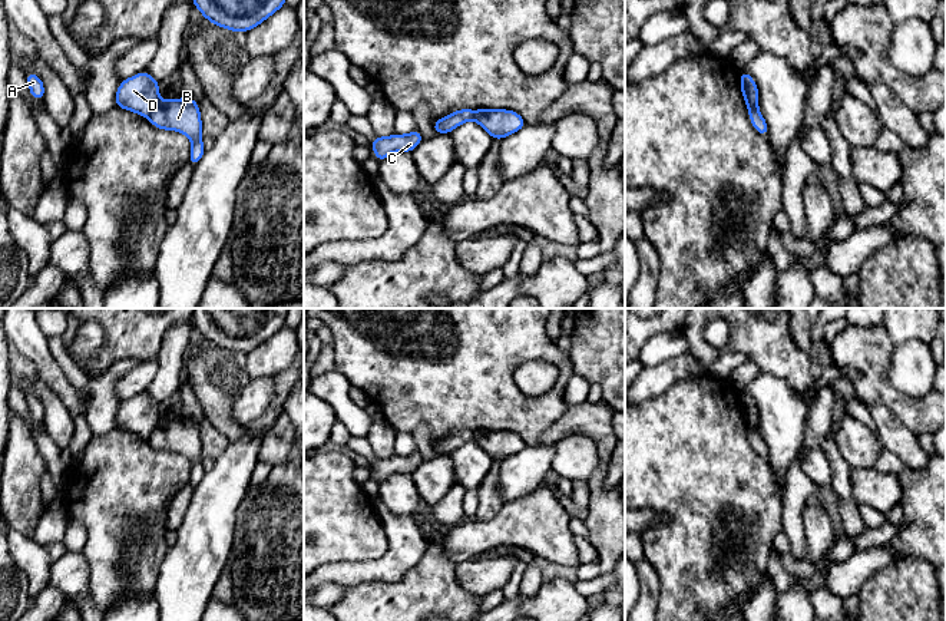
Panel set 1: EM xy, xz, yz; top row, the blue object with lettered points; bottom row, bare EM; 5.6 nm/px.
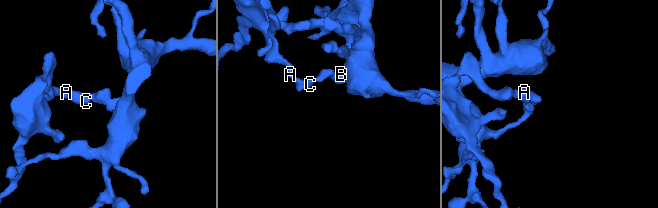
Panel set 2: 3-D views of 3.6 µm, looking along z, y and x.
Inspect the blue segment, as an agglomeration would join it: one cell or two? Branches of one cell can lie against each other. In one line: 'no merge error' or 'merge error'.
merge error

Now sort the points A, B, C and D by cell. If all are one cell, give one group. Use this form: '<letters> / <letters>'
A C D / B

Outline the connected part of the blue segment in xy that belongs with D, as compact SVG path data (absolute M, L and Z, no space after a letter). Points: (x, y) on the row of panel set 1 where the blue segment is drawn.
M146 70L129 79L123 79L115 95L118 108L135 112L145 118L149 118L159 102L159 82Z

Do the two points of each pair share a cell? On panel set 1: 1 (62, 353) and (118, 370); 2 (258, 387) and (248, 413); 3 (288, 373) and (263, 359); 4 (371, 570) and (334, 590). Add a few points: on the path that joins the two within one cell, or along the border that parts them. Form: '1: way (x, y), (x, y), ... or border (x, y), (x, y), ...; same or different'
1: way (72, 369), (86, 383), (102, 383); same
2: way (258, 393), (248, 408); same
3: border (288, 363), (273, 376); different
4: border (344, 585), (323, 582), (318, 587); different

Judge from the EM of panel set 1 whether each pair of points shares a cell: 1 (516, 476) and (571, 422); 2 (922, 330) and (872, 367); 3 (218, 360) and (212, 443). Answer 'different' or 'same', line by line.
1: different
2: different
3: different

